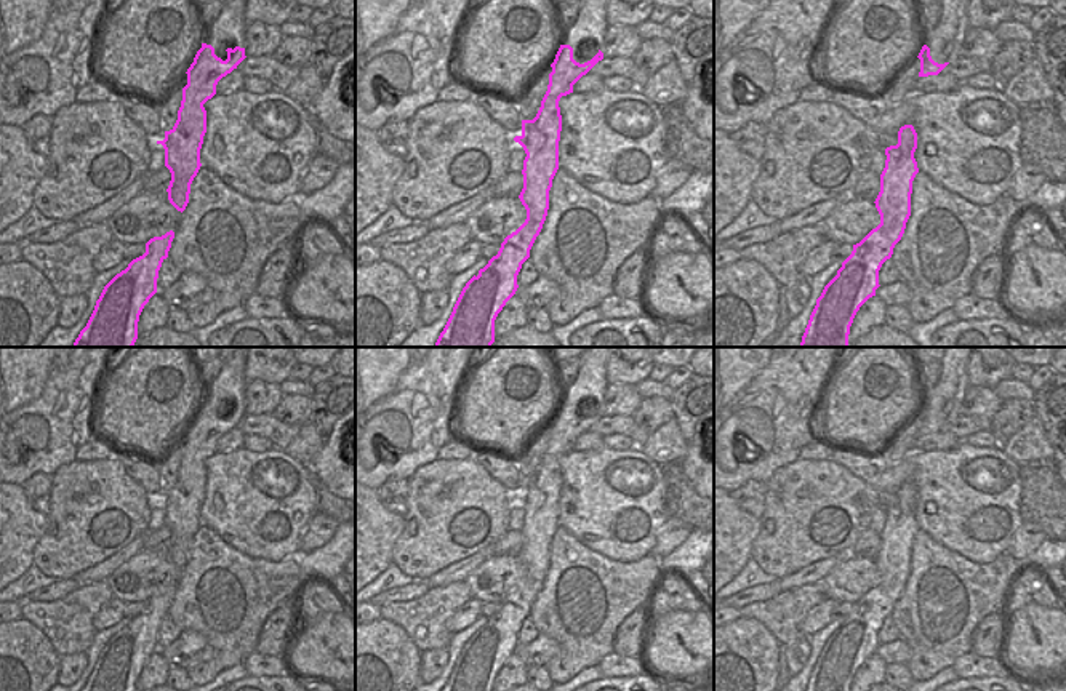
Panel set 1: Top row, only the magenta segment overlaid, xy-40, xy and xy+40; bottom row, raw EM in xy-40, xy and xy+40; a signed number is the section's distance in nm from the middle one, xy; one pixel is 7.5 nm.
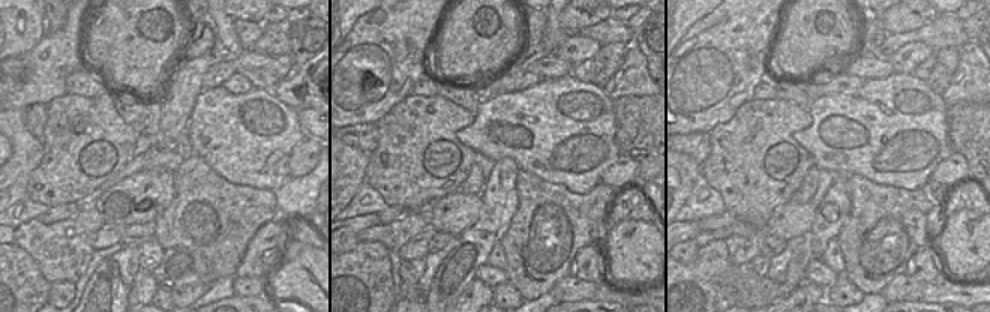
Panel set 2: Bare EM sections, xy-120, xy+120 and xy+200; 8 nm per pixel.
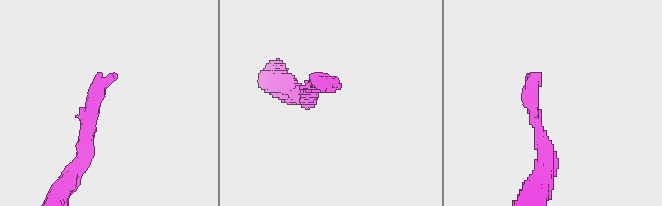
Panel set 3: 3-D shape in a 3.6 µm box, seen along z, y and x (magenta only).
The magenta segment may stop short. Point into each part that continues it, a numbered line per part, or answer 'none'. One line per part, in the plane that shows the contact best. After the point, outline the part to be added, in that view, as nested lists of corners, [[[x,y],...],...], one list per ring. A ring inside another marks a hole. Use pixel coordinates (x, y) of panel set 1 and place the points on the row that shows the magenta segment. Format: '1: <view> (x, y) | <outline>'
1: xy (586, 35) | [[[579,0],[579,14],[565,29],[560,45],[573,48],[573,59],[579,64],[591,61],[599,51],[605,58],[607,0]]]

